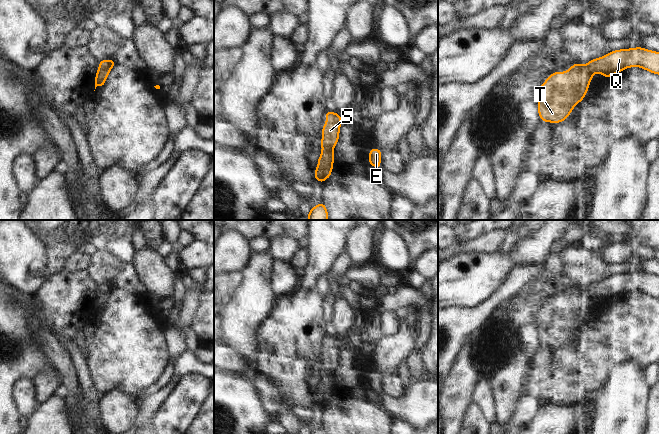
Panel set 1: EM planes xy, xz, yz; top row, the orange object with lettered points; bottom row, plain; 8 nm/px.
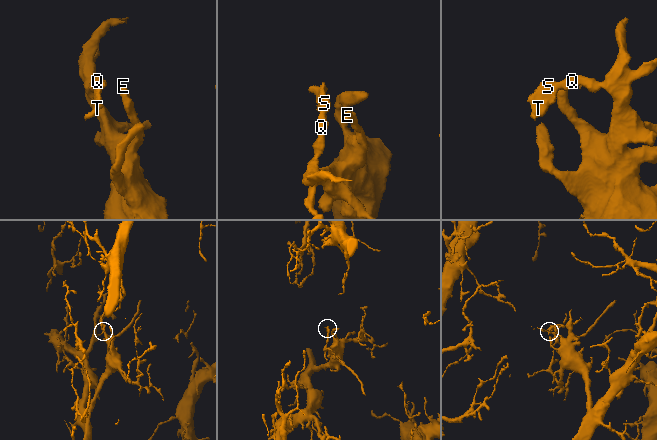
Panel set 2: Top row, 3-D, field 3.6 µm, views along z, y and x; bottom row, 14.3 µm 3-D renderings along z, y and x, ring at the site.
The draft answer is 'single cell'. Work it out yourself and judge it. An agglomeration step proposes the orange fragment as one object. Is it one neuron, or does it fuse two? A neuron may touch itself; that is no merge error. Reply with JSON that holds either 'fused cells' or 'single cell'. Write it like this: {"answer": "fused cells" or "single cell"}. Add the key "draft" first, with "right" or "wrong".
{"draft": "wrong", "answer": "fused cells"}

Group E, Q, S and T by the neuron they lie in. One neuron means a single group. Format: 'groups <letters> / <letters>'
groups E Q / S T

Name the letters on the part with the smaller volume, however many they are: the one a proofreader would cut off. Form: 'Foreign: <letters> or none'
Foreign: S, T

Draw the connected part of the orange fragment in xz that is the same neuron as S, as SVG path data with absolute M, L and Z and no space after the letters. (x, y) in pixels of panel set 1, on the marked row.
M326 110L326 125L322 127L322 147L331 147L338 143L340 125L342 124L341 116L338 113L332 113Z

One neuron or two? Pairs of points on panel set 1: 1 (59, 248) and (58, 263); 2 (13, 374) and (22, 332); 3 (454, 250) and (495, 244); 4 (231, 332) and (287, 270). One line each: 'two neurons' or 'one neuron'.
1: one neuron
2: one neuron
3: one neuron
4: two neurons

